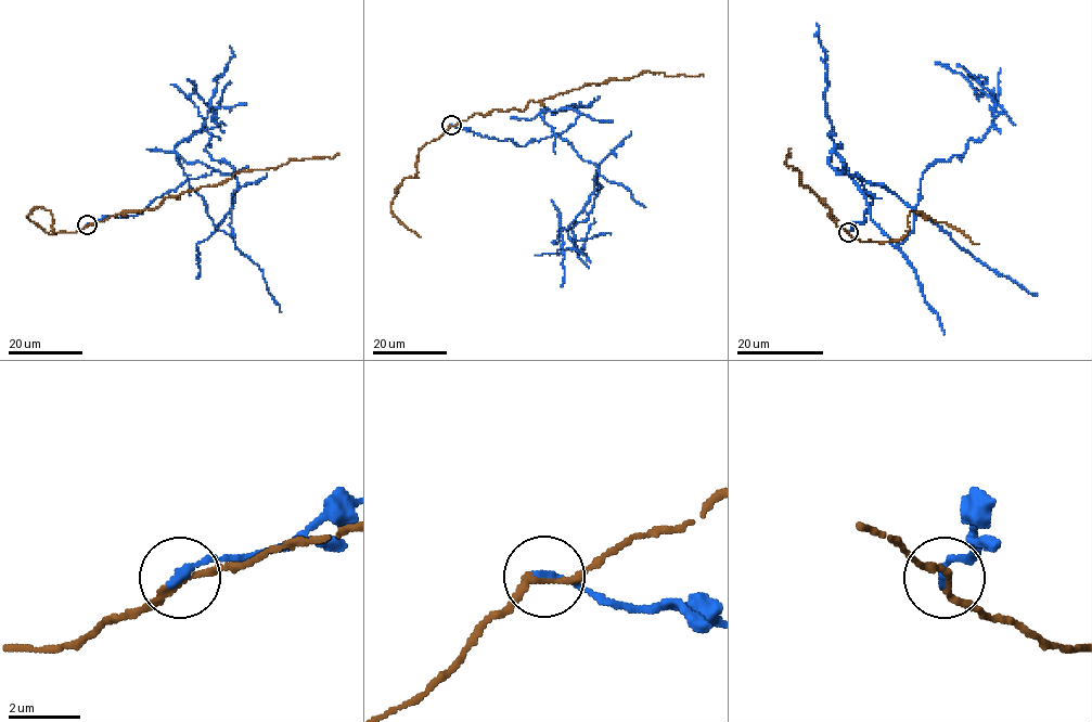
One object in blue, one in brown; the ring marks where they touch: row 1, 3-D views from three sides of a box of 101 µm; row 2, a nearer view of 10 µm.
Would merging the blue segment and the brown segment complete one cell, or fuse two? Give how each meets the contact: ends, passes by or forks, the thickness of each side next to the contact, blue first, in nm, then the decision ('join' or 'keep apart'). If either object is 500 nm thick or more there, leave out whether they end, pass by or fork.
blue ends there; brown passes by; 240 nm thick on the blue side, 150 nm on the other; keep apart

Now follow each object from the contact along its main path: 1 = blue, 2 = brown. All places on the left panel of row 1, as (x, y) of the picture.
1: (87, 224), (216, 170), (177, 153), (233, 235), (239, 182), (205, 151), (214, 113), (188, 79)
2: (87, 226), (156, 208), (166, 196), (215, 185), (234, 173), (277, 168), (292, 159), (333, 158), (338, 153)

